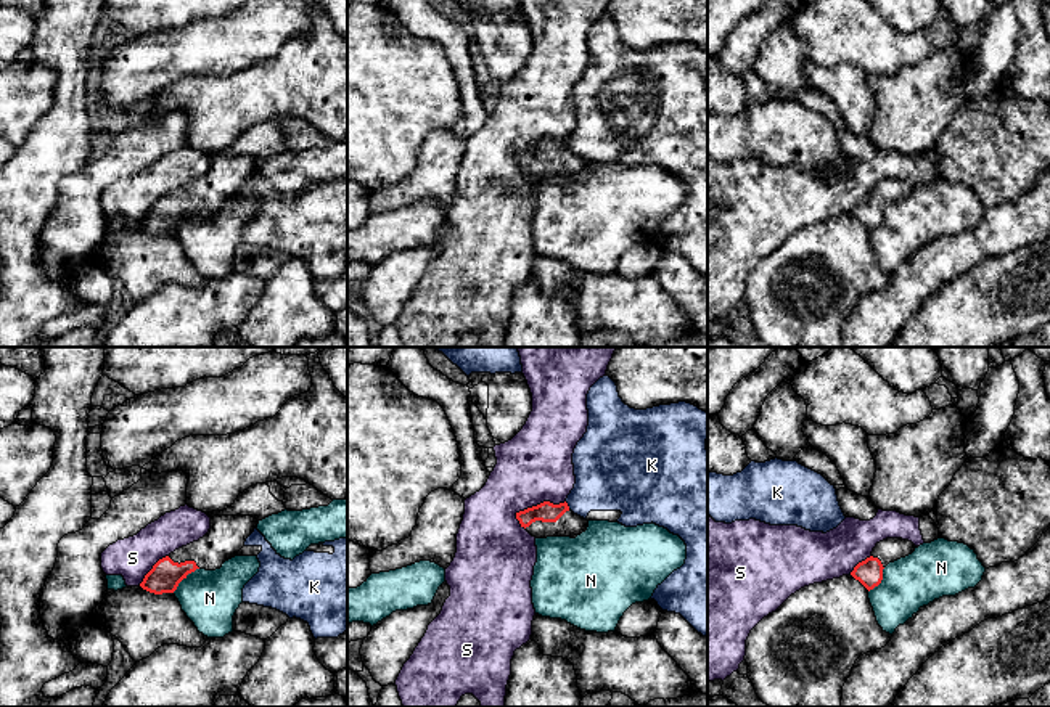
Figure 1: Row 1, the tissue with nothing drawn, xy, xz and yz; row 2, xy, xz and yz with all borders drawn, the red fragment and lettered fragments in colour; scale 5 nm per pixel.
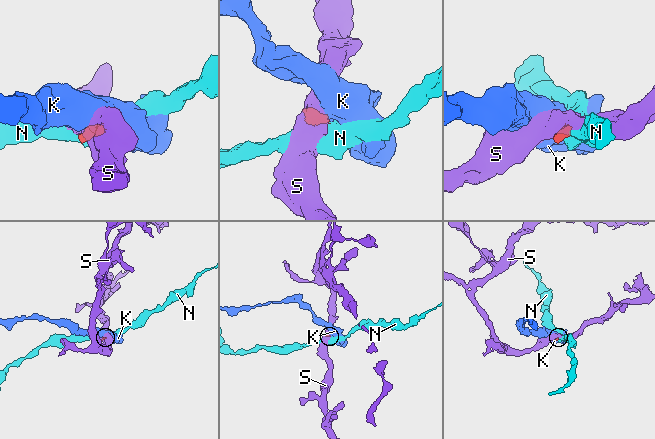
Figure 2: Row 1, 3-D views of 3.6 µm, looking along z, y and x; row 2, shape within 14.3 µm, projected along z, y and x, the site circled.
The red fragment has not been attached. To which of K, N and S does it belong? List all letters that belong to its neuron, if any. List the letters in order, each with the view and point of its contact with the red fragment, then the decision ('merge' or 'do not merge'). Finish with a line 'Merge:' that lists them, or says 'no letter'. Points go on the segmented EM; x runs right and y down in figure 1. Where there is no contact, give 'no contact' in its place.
K: meets red in xz at (566, 505); do not merge
N: meets red in xy at (184, 577); do not merge
S: meets red in xz at (541, 503); do not merge
Merge: no letter

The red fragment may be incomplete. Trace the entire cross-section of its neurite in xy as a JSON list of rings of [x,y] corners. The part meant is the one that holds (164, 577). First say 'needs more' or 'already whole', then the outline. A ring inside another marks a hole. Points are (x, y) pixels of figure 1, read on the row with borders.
needs more; [[[214,516],[209,532],[187,546],[159,559],[140,586],[150,593],[174,593],[196,569],[215,570],[238,554],[259,521],[252,516]]]

